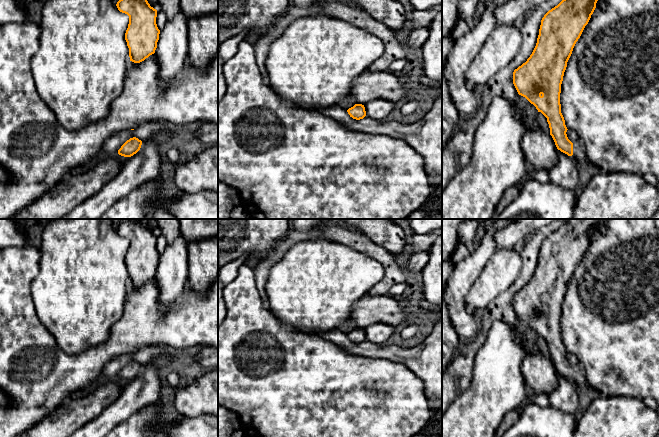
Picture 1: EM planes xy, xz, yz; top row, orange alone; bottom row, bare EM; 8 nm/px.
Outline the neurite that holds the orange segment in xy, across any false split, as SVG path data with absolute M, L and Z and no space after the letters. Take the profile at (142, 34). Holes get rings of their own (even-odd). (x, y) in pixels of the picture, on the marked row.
M119 0L118 10L129 16L125 40L130 61L140 63L155 53L160 30L156 24L157 10L147 0Z

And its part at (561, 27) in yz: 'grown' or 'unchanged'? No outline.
grown

